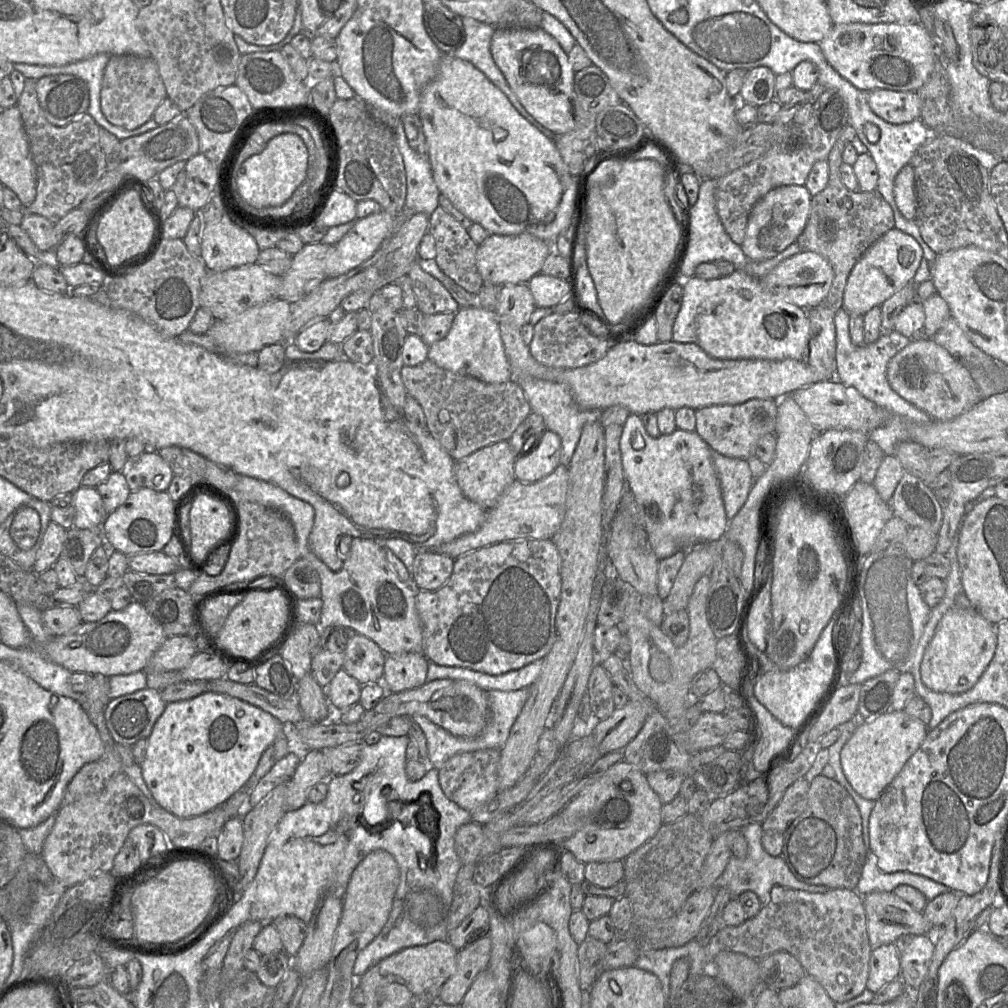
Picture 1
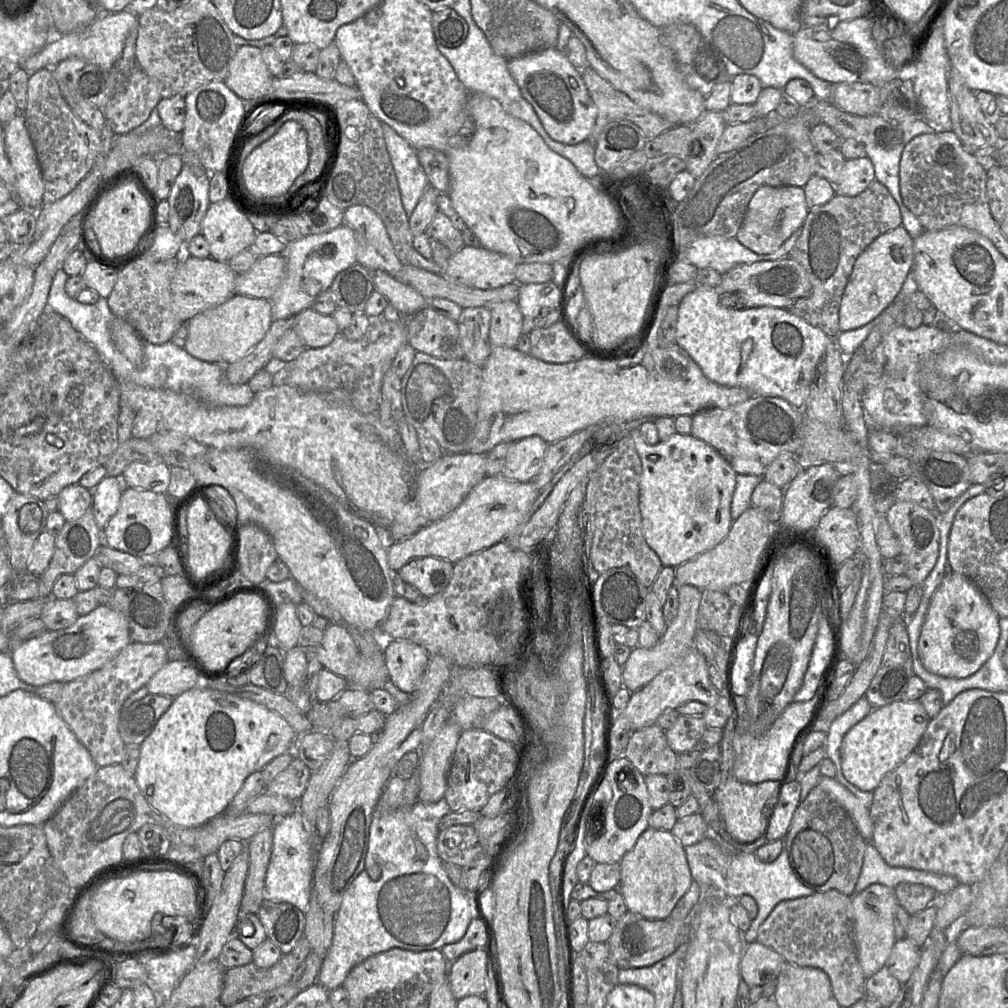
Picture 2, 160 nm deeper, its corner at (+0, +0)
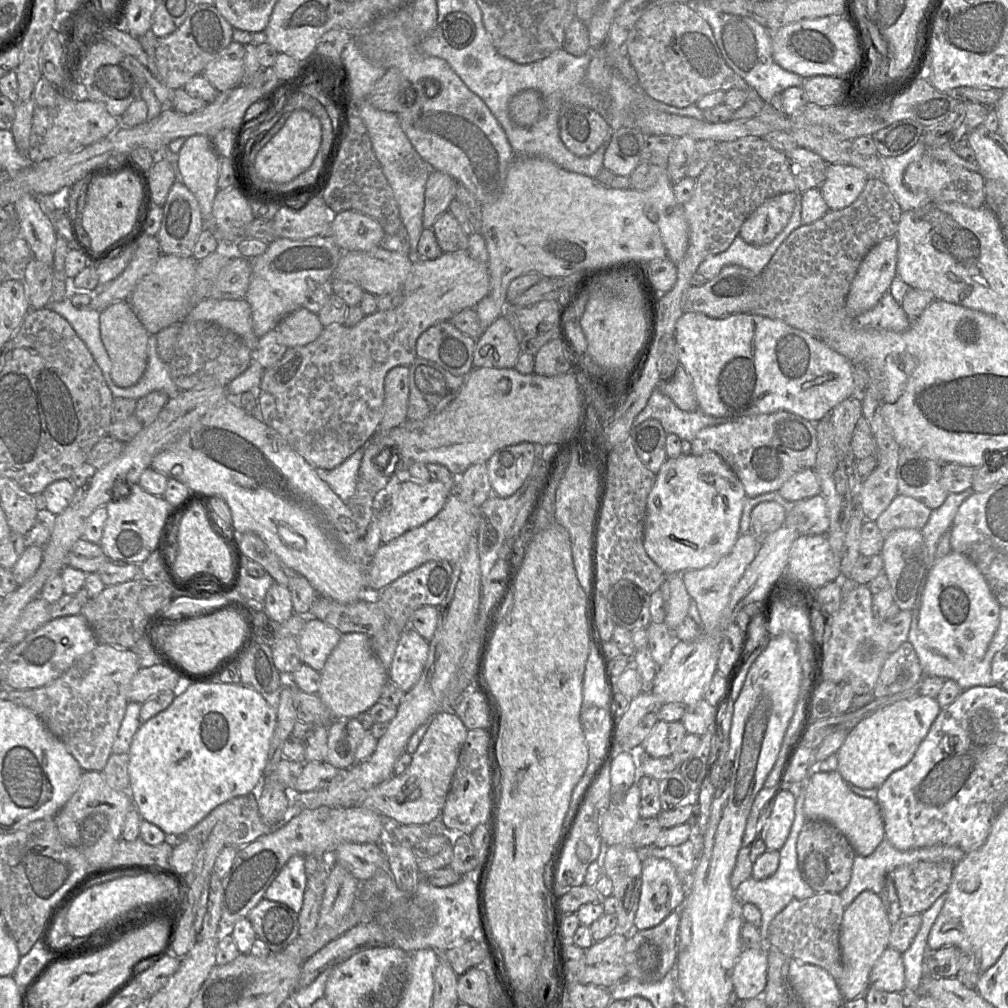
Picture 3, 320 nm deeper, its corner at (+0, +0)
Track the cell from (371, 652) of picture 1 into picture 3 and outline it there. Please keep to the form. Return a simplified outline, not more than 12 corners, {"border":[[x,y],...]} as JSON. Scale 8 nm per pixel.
{"border":[[307,616],[297,638],[302,662],[320,672],[341,635]]}

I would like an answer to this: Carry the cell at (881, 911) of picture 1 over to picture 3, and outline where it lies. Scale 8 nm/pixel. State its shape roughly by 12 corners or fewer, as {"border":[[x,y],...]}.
{"border":[[878,894],[845,908],[839,934],[844,1001],[865,996],[891,924]]}

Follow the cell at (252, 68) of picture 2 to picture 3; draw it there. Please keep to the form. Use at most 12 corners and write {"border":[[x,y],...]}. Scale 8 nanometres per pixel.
{"border":[[232,41],[201,74],[218,92],[242,83],[244,45]]}

